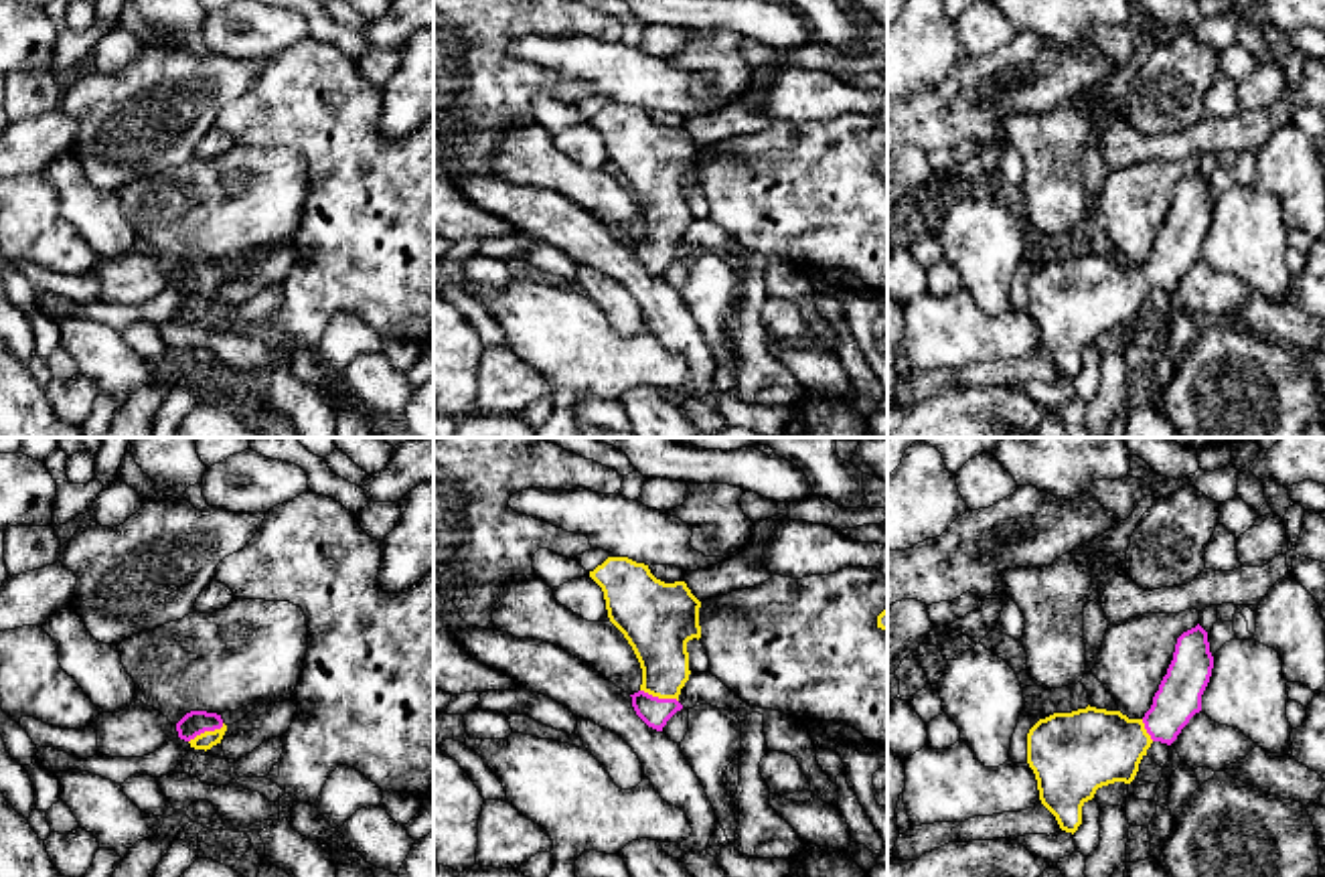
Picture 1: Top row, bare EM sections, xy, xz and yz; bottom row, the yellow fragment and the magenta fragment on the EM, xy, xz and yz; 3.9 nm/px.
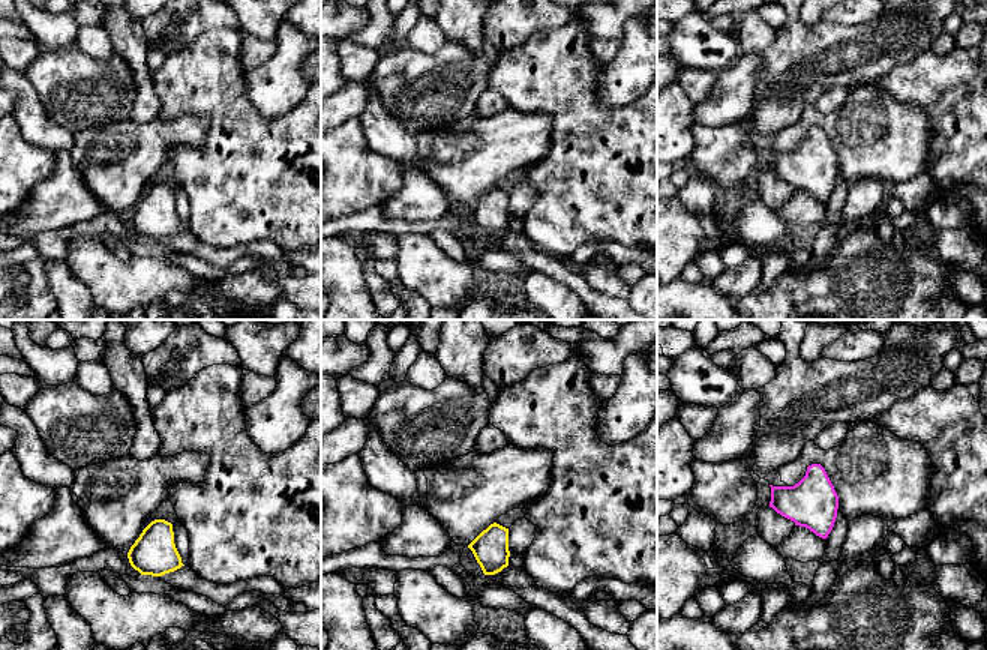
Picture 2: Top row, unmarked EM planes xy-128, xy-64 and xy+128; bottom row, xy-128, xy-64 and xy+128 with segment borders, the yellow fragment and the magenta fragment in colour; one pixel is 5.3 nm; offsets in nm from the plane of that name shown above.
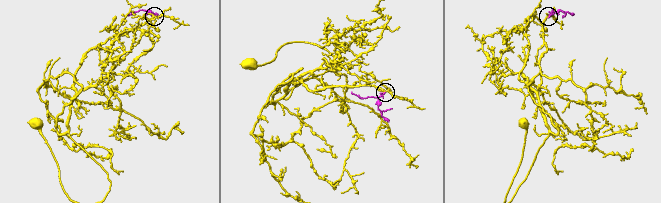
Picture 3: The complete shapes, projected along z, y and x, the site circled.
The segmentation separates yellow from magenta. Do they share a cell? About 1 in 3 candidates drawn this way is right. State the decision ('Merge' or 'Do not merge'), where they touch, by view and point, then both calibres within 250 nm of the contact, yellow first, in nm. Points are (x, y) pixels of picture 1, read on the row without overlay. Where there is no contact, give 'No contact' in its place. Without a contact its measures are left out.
Merge. Touches yellow at xz (659, 244). Thickness 240 nm (yellow) against 120 nm

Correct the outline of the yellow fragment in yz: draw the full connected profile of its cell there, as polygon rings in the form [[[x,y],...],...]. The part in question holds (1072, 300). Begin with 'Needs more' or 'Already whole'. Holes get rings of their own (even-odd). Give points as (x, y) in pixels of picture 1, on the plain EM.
Needs more. [[[1197,170],[1177,184],[1173,207],[1143,265],[1096,253],[1054,259],[1027,280],[1027,310],[1039,346],[1066,379],[1082,371],[1082,352],[1096,336],[1131,330],[1153,288],[1171,292],[1201,257],[1214,203],[1207,178]]]

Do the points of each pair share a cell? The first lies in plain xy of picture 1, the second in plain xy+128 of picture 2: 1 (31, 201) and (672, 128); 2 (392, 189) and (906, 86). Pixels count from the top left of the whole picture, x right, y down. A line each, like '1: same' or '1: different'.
1: different
2: same

